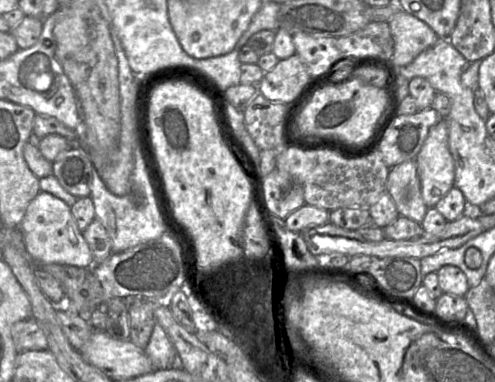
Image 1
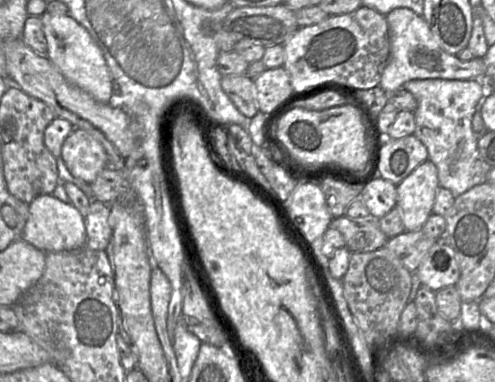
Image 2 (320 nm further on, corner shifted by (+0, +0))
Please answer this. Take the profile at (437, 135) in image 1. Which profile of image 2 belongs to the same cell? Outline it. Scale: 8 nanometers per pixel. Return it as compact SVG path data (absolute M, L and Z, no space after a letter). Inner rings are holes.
M429 159L397 185L397 204L406 231L421 230L433 213L439 187L438 170Z

